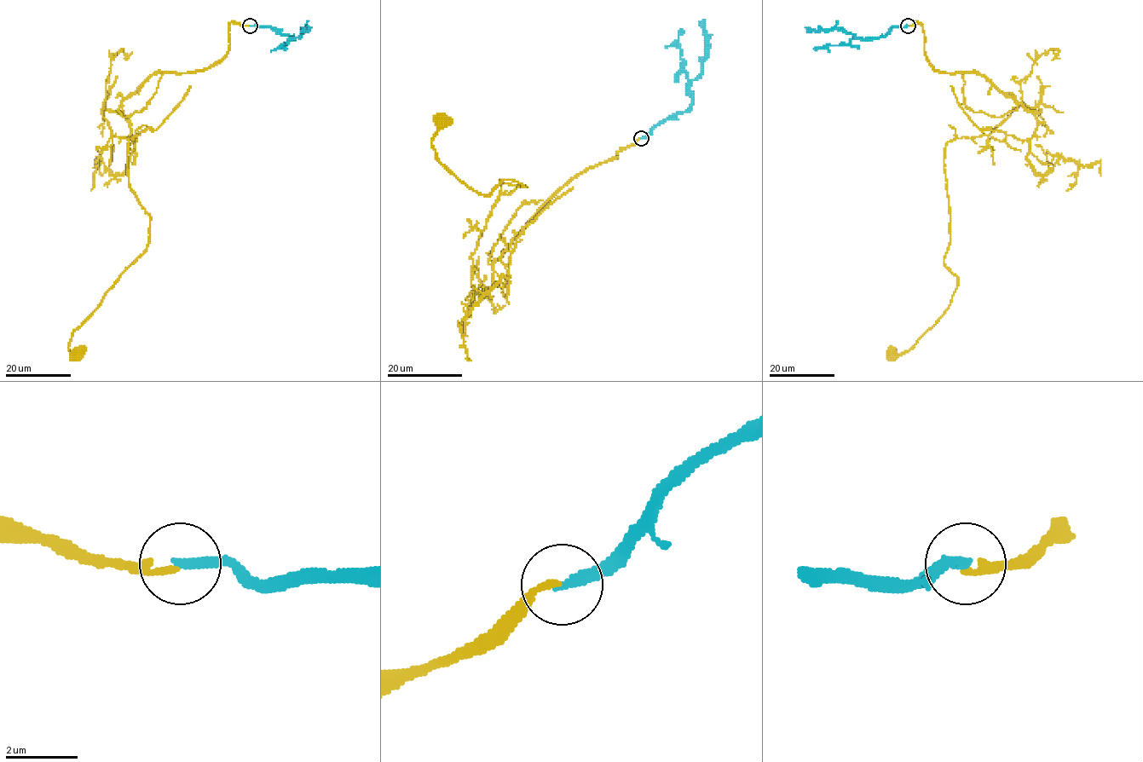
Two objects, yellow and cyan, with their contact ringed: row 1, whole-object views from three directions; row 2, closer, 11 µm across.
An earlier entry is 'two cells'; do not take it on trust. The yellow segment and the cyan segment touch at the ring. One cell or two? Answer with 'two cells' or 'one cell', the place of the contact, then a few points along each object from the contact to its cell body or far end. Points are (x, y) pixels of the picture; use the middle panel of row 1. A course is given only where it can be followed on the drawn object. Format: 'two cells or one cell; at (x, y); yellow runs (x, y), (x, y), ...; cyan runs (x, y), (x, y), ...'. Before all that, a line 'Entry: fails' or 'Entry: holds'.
Entry: fails
one cell; at (641, 138); yellow runs (641, 138), (564, 183), (478, 292), (470, 256), (499, 180), (526, 187), (461, 181), (432, 144), (441, 120); cyan runs (641, 138), (656, 125), (684, 112), (691, 102), (689, 83), (701, 74), (705, 55), (703, 20)

